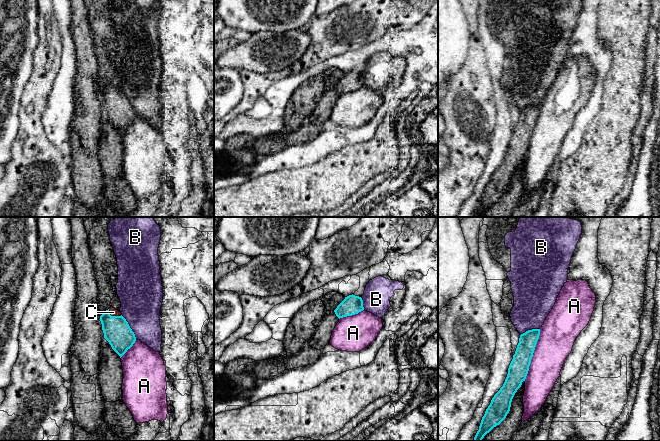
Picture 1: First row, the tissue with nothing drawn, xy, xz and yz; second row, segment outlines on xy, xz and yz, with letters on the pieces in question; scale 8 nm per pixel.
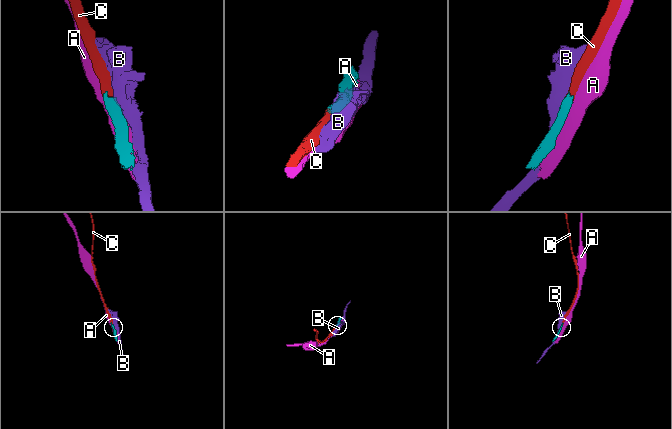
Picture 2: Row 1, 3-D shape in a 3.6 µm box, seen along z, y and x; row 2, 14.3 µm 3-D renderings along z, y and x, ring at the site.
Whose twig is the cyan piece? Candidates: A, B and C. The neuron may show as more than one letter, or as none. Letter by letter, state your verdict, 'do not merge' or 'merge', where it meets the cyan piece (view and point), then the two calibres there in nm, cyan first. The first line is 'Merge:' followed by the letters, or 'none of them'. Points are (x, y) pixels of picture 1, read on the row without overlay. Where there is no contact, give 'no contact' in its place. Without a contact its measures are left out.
Merge: C
A: do not merge; contact yz (532, 131); calibres 160 and 280 nm
B: do not merge; contact xy (129, 103); calibres 220 and 340 nm
C: merge; contact xy (113, 92); calibres 220 and 60 nm

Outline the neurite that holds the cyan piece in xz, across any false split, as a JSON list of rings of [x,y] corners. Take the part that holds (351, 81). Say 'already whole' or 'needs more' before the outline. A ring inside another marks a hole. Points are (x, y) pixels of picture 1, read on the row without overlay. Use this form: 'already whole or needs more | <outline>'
already whole | [[[349,71],[337,82],[334,86],[336,92],[340,95],[347,92],[352,92],[363,87],[363,76],[359,72]]]

